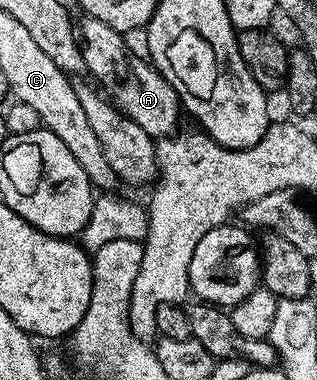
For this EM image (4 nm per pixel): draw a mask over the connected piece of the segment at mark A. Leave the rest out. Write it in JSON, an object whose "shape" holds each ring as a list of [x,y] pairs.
{"shape":[[[84,16],[82,20],[81,37],[85,42],[82,46],[83,64],[86,72],[91,72],[99,80],[98,88],[110,98],[115,108],[133,119],[133,123],[137,123],[137,127],[145,130],[150,137],[160,139],[174,134],[181,114],[181,102],[171,84],[155,70],[154,65],[128,51],[123,34],[101,23],[101,19]]]}

